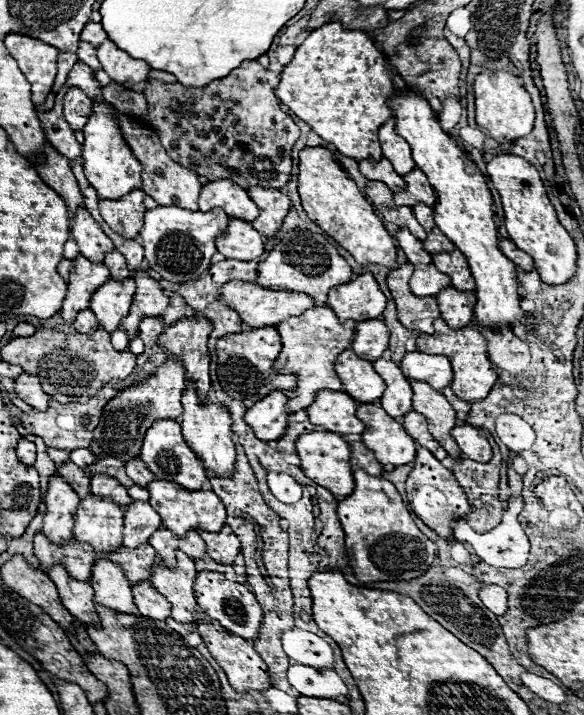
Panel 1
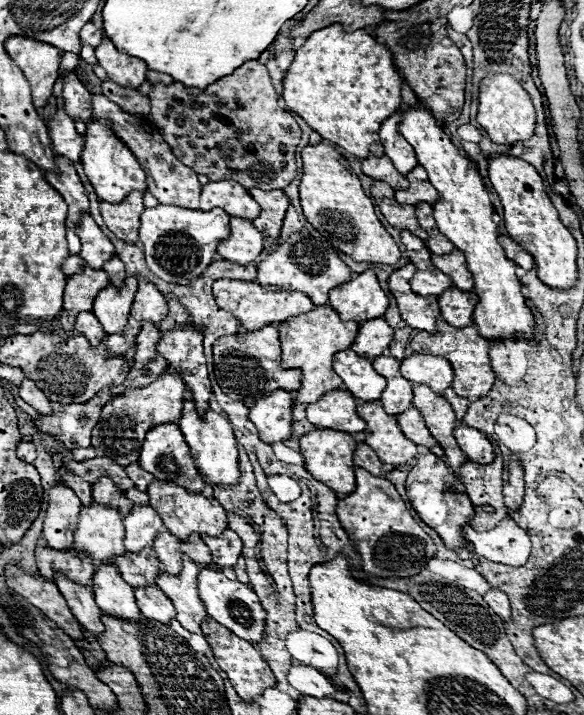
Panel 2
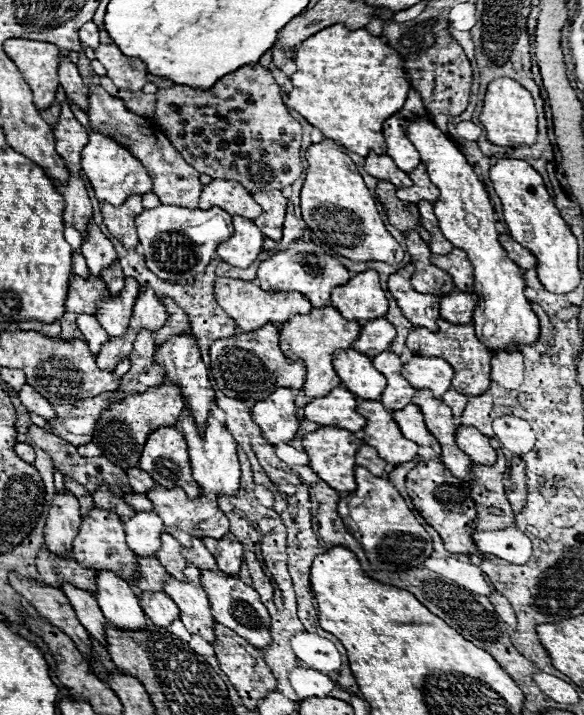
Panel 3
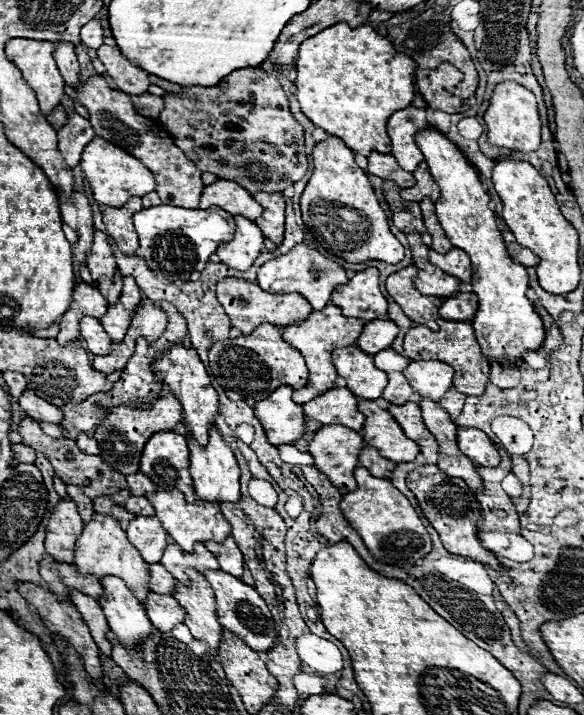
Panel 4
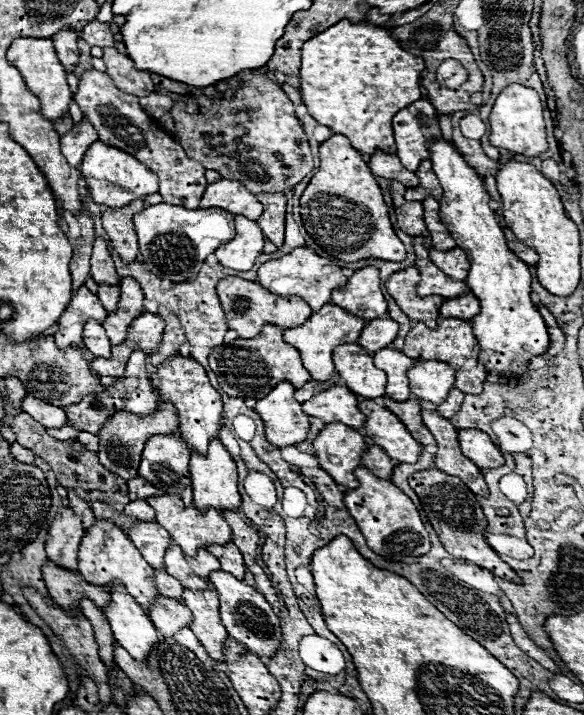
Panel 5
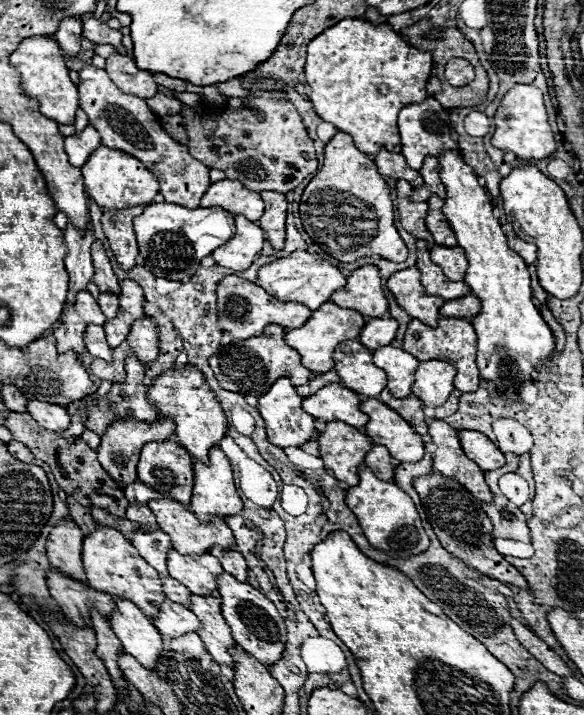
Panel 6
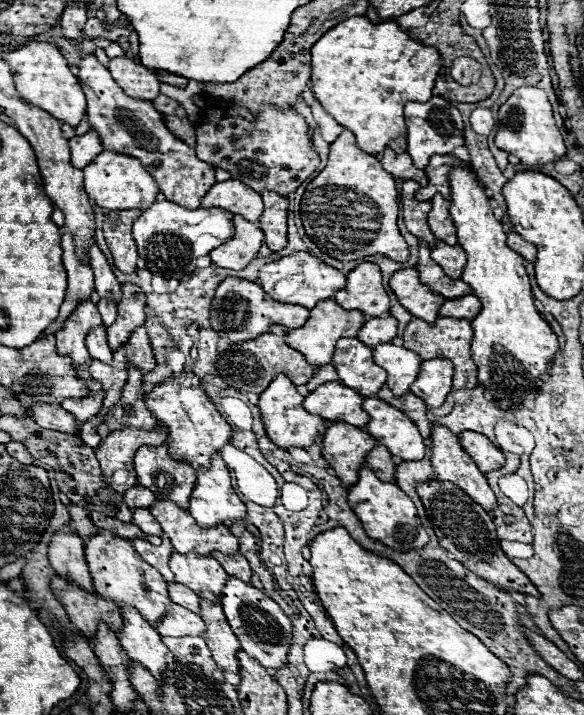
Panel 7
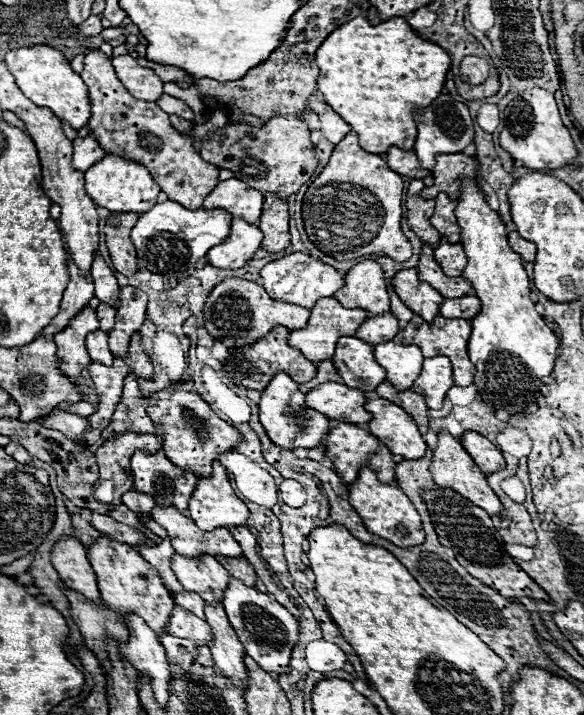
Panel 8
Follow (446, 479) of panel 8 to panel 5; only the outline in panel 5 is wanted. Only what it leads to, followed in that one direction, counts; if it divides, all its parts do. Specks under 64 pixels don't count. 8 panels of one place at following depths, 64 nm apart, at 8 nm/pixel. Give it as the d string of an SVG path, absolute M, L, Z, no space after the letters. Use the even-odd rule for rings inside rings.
M422 408L422 420L438 442L436 468L450 474L450 476L458 476L478 496L488 494L486 482L480 474L480 468L460 452L458 434L456 434L458 430L444 416L440 416L436 410Z

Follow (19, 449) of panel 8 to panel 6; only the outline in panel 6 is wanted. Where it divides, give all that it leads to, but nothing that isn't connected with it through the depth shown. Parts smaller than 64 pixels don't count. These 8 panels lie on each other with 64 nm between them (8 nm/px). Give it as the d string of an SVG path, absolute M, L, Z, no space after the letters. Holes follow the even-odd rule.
M16 440L8 442L8 450L10 450L10 454L12 454L14 458L18 458L20 462L26 462L26 464L30 464L30 462L34 460L32 452L30 452L26 446L22 446L22 442L16 442Z

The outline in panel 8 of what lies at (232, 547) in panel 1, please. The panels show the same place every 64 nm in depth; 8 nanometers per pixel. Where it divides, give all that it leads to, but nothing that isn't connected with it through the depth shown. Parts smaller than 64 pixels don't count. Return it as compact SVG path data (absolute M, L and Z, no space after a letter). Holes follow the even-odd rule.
M216 556L216 560L218 560L234 578L242 580L242 582L248 584L248 586L254 586L254 582L256 582L256 572L252 570L252 566L248 564L246 558L218 558L218 556Z

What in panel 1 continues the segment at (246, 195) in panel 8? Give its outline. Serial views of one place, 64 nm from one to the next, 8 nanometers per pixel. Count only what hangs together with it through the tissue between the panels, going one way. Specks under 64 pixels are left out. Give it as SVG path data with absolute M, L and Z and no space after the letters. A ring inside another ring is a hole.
M214 180L200 190L200 210L222 208L230 218L252 222L258 216L256 204L248 198L246 190L232 180Z

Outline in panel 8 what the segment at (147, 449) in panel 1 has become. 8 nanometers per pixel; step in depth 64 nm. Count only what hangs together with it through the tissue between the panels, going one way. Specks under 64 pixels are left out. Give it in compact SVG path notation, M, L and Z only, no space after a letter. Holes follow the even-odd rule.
M138 450L132 456L134 490L152 494L156 504L174 506L178 510L188 508L188 500L196 488L198 476L190 470L174 466L164 452L146 454Z

